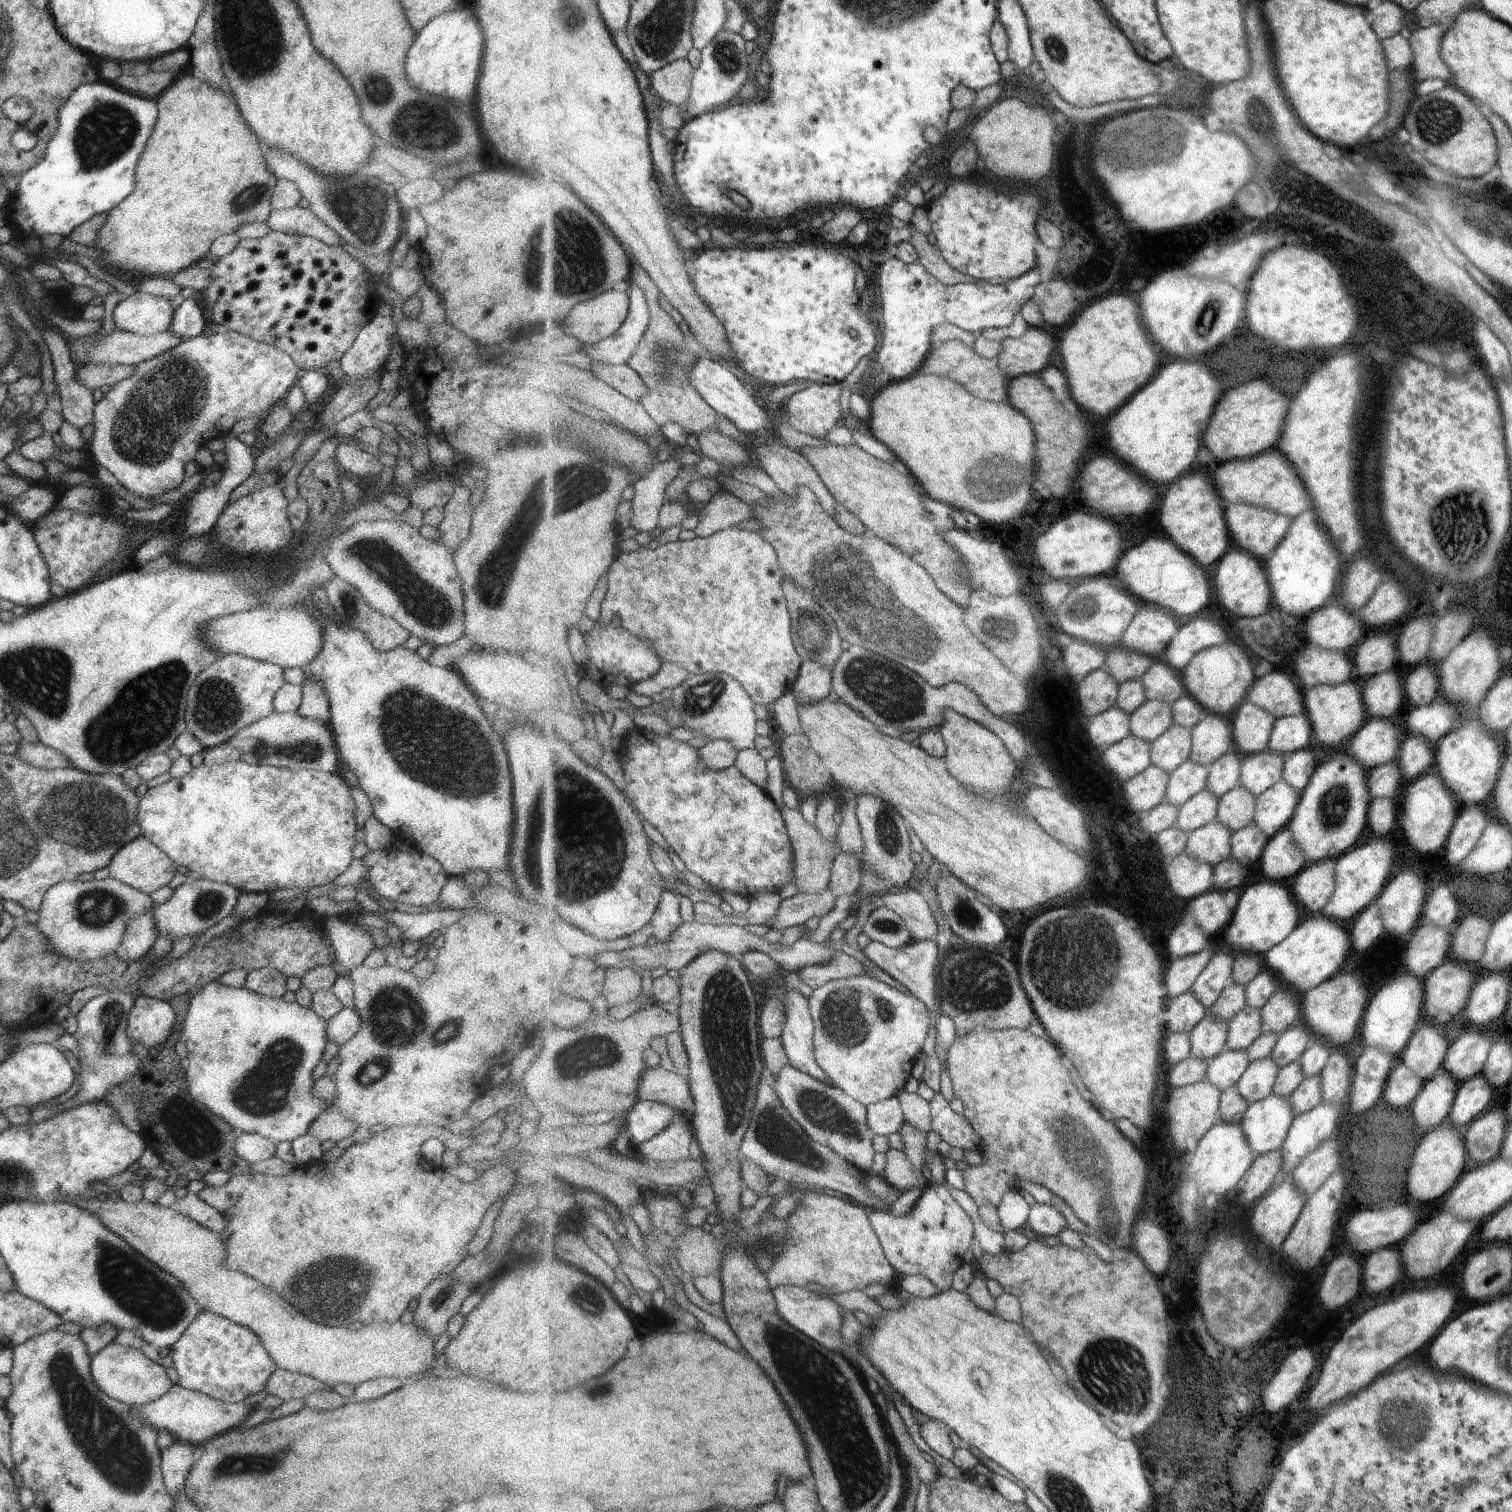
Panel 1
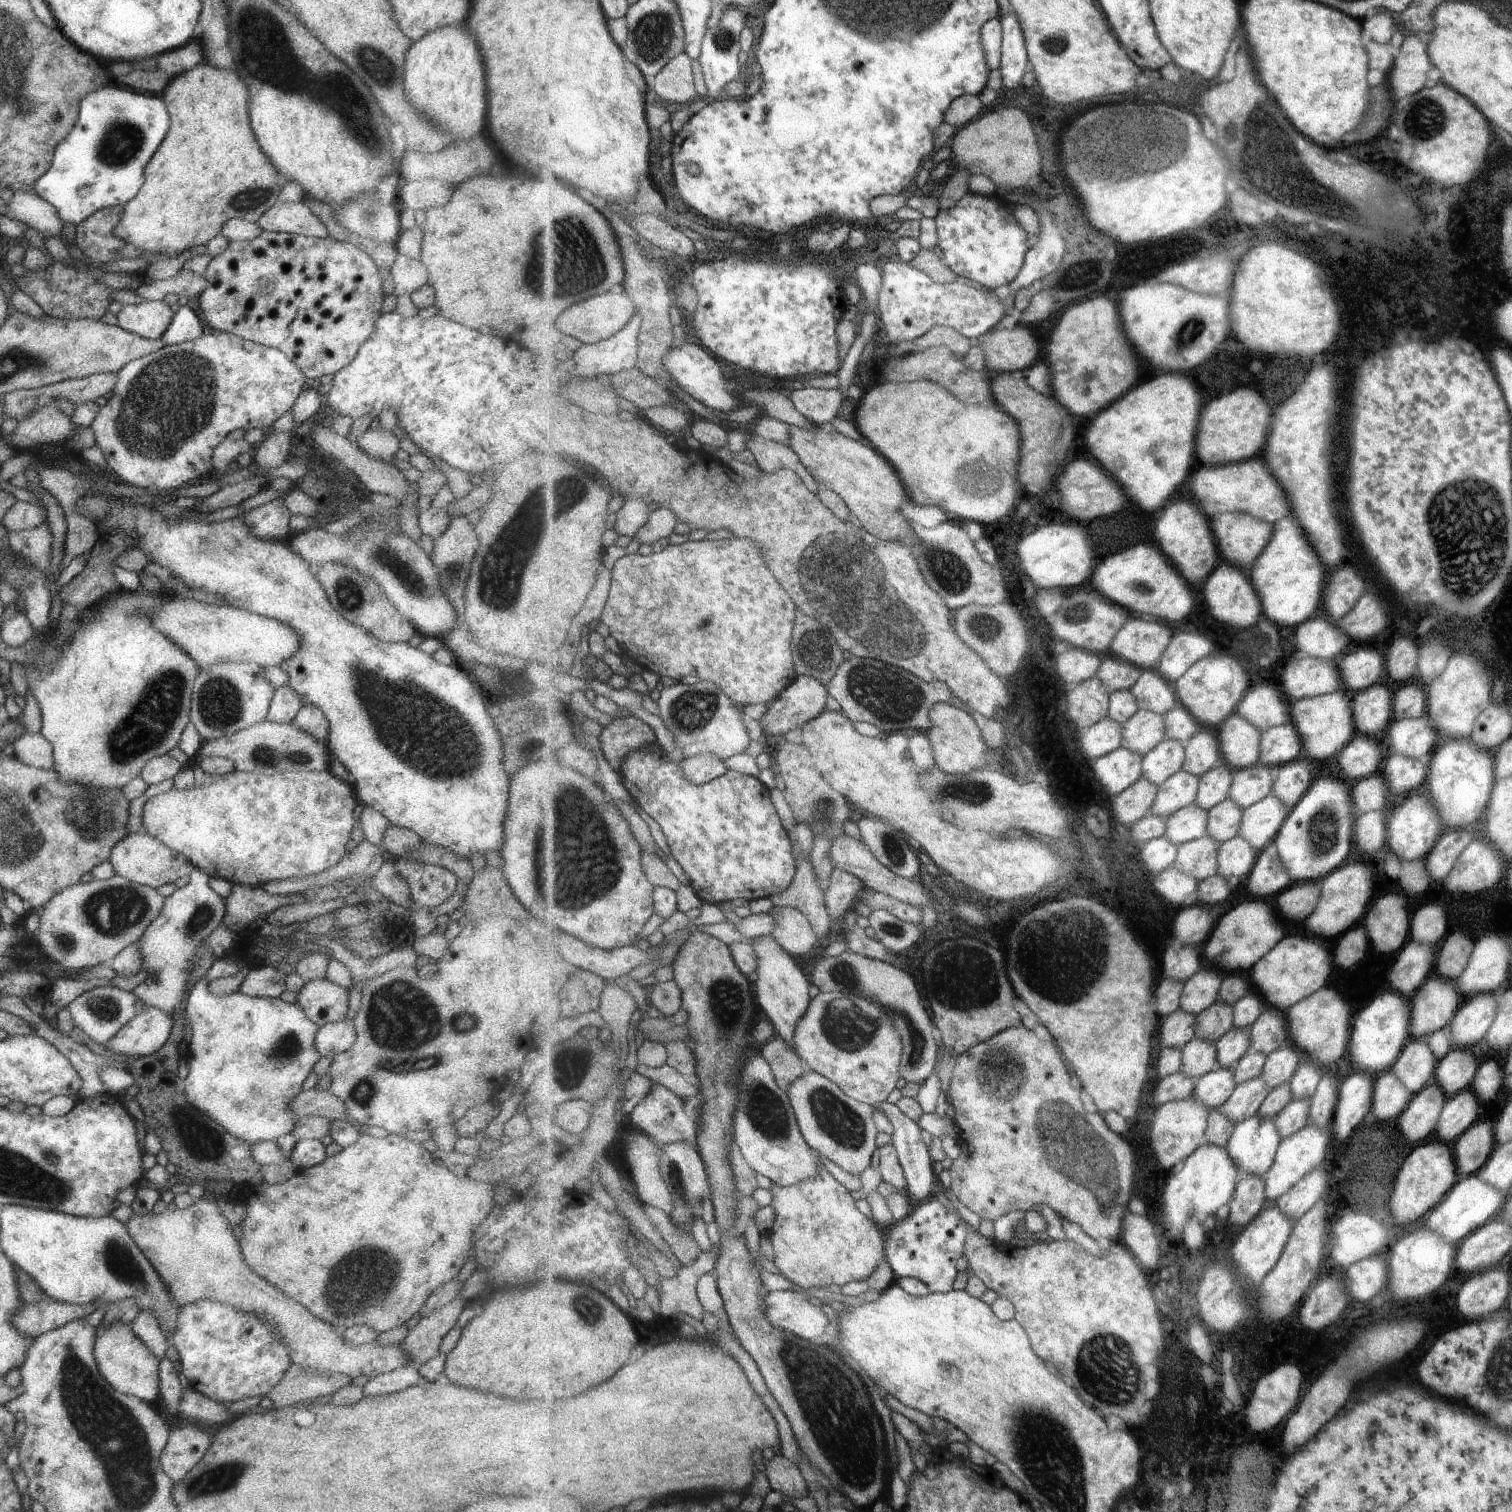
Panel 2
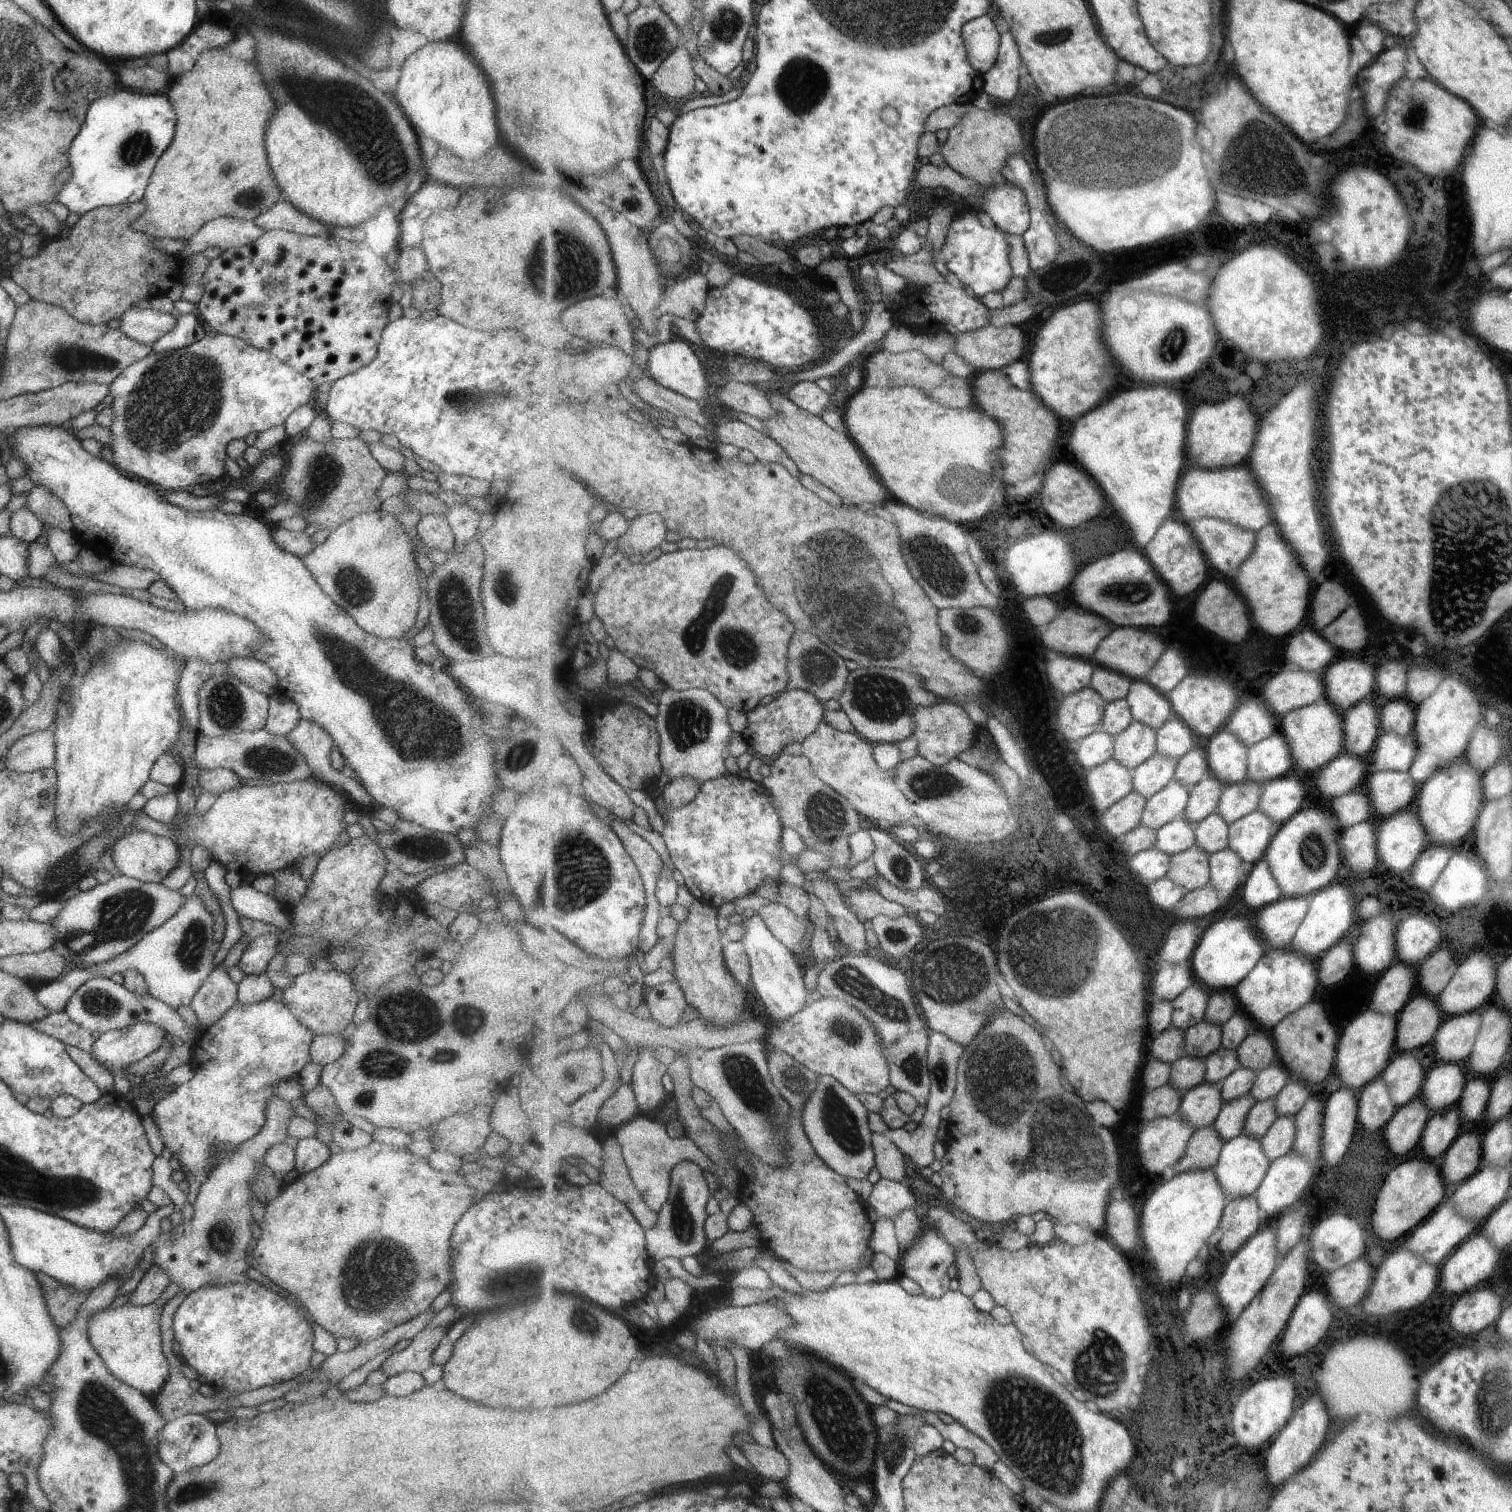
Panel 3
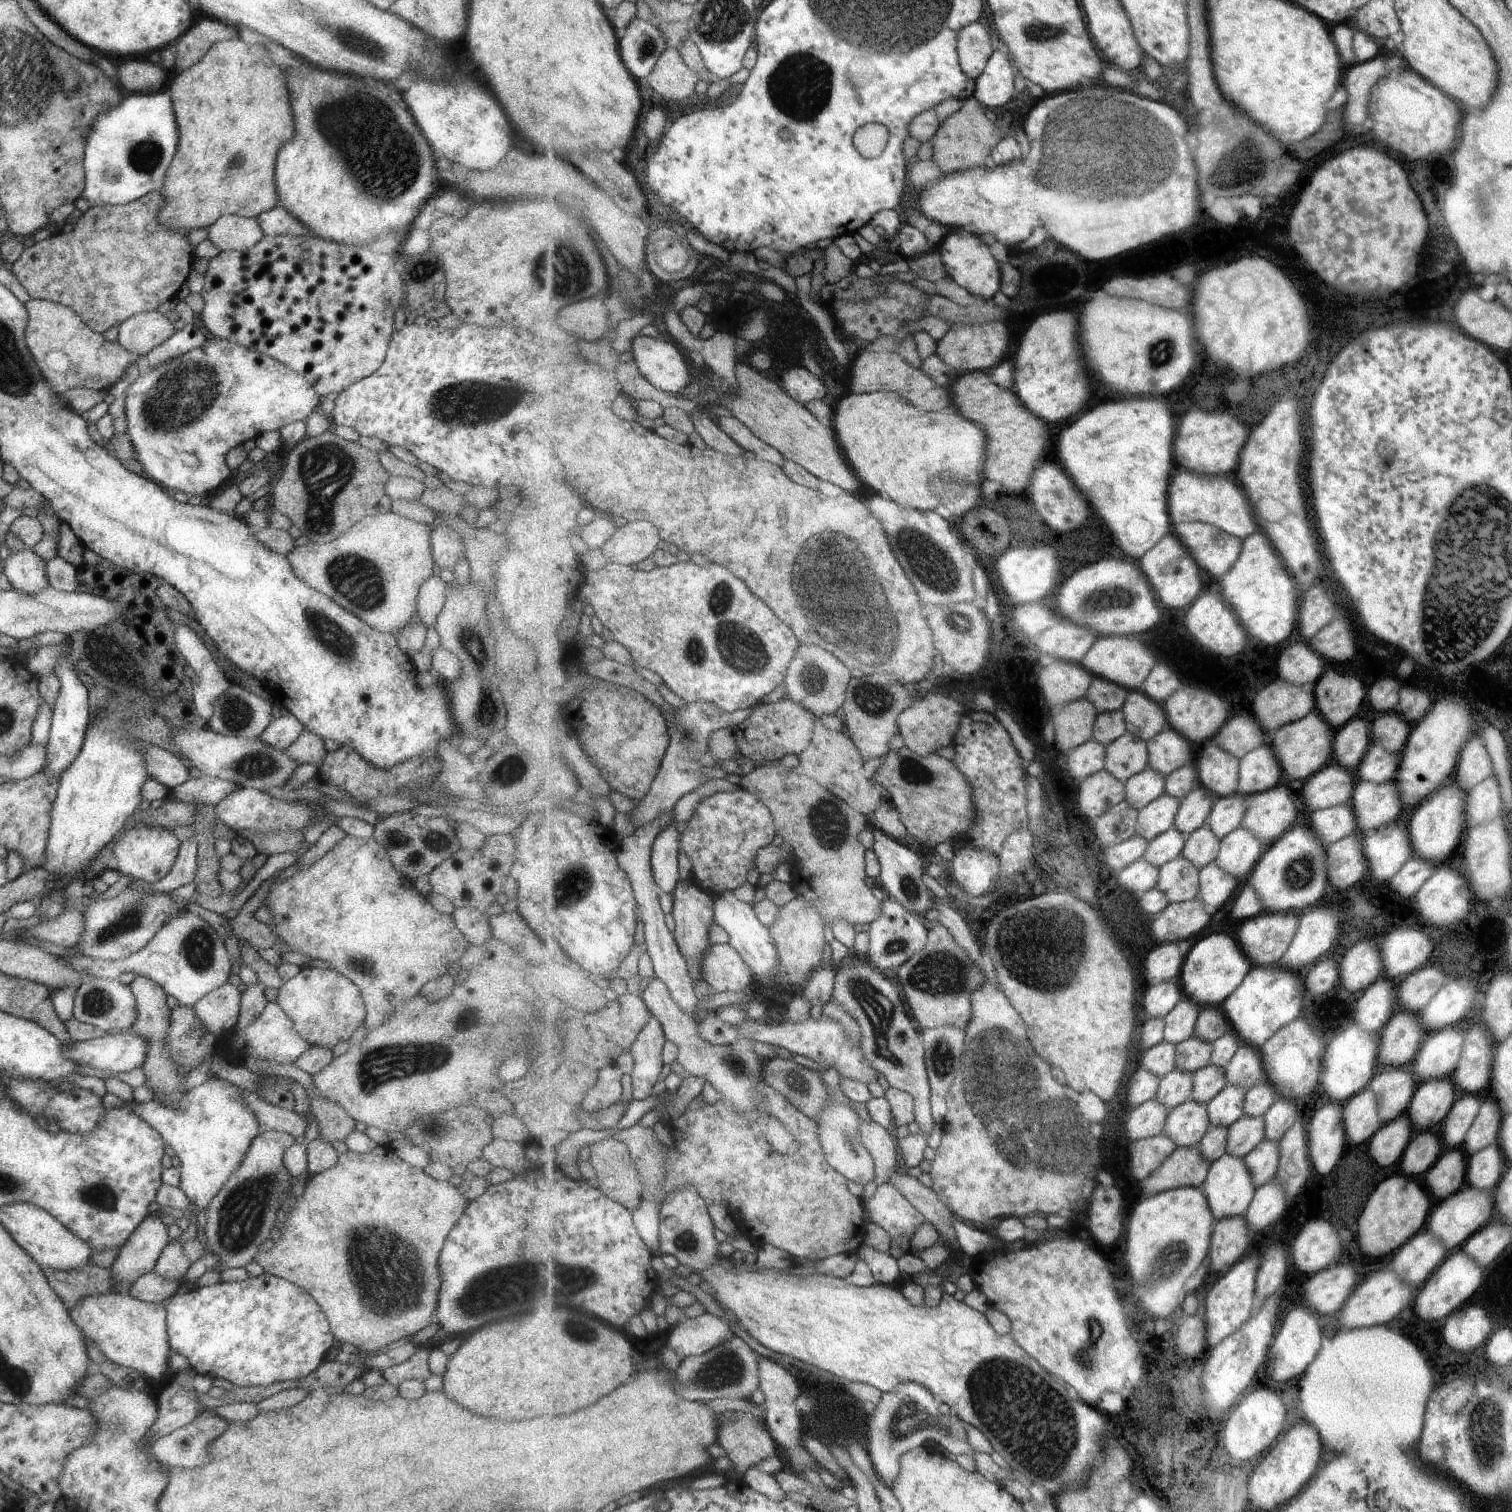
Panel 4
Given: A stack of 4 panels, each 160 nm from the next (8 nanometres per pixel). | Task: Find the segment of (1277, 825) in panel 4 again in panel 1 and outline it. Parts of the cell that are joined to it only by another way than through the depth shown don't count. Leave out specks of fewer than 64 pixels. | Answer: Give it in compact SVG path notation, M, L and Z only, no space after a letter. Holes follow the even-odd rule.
M1300 750L1285 756L1284 779L1299 793L1310 783L1317 768L1317 760L1311 750Z

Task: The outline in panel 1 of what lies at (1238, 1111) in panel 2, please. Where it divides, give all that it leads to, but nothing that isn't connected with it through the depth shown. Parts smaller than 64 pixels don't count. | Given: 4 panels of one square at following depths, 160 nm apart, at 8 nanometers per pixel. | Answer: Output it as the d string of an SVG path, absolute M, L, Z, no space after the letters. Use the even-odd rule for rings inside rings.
M1267 1057L1252 1062L1236 1087L1251 1106L1272 1095L1279 1073L1278 1064L1271 1057Z

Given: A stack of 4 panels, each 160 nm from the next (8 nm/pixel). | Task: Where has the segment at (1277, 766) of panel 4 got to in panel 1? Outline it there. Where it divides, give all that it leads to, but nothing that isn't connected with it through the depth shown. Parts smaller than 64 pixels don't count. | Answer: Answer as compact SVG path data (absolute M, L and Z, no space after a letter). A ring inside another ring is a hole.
M1305 712L1299 716L1281 717L1274 722L1269 750L1283 756L1307 748L1313 740L1314 730Z

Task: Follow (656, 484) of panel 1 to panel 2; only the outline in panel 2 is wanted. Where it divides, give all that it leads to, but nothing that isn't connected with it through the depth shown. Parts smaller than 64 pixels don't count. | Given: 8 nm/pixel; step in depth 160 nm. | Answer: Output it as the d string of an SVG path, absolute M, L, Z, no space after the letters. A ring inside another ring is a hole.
M641 497L626 500L623 506L615 512L616 520L613 528L617 534L636 536L651 514L647 504Z

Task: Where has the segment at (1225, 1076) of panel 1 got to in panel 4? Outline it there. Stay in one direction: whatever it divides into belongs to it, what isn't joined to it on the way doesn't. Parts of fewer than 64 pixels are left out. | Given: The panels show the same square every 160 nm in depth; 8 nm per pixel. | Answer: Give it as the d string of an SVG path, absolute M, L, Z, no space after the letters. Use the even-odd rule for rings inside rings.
M1189 1100L1171 1110L1164 1130L1177 1148L1197 1147L1211 1125L1209 1104Z

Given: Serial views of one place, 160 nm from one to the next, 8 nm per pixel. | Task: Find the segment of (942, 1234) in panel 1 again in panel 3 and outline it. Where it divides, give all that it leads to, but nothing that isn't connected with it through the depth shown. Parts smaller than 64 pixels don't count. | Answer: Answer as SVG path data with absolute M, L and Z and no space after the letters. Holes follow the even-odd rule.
M922 1228L921 1236L906 1252L901 1272L916 1280L932 1299L945 1296L951 1284L949 1268L956 1264L956 1249L937 1229Z

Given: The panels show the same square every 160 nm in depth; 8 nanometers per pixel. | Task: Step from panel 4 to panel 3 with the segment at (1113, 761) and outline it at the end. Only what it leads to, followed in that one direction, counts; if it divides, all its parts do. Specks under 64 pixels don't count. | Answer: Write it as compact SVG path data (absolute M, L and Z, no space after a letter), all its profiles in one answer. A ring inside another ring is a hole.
M1134 721L1115 737L1114 758L1119 764L1135 770L1158 753L1158 731Z

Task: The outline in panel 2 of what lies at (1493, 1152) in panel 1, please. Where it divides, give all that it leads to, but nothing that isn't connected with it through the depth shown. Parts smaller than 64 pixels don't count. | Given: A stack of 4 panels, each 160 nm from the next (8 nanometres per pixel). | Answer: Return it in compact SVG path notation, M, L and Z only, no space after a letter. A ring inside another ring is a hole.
M1493 1120L1469 1125L1449 1144L1458 1177L1472 1175L1487 1160L1494 1146Z

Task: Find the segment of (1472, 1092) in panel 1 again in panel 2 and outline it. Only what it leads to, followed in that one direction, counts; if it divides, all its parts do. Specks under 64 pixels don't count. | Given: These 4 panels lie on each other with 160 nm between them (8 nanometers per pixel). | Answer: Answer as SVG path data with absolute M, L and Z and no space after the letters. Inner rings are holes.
M1469 1089L1447 1097L1433 1130L1437 1140L1446 1145L1451 1144L1467 1126L1473 1124L1475 1110L1479 1105Z

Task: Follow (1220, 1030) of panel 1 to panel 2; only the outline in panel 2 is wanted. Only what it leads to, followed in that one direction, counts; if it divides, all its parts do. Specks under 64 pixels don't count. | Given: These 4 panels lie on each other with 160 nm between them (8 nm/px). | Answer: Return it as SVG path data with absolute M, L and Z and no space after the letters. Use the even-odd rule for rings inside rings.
M1197 1038L1186 1044L1182 1048L1183 1062L1180 1072L1197 1081L1206 1074L1221 1069L1215 1044Z

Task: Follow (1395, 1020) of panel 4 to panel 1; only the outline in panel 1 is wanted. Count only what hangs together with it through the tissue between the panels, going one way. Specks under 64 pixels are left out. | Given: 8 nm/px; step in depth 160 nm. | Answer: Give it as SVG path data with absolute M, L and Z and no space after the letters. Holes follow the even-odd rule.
M1445 962L1425 975L1422 984L1423 1016L1435 1020L1439 1012L1445 1012L1446 1016L1459 1014L1475 984L1475 978L1467 966L1459 962Z

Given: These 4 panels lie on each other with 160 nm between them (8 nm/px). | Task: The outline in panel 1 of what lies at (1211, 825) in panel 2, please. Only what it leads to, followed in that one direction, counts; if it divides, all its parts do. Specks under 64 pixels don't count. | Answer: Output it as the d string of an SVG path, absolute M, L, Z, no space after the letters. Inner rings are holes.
M1243 786L1235 787L1220 798L1218 820L1232 832L1254 824L1257 797Z

